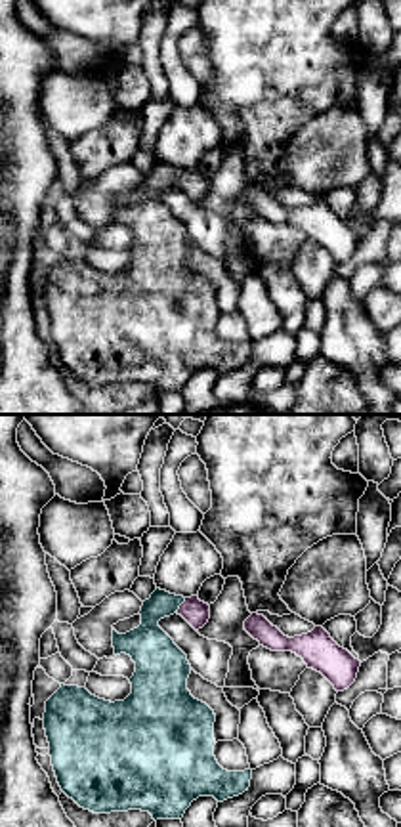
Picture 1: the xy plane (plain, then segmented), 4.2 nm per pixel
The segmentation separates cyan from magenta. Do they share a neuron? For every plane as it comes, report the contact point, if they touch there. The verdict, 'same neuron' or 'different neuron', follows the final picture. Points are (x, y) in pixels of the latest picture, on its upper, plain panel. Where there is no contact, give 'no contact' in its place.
meets cyan at (180, 176)

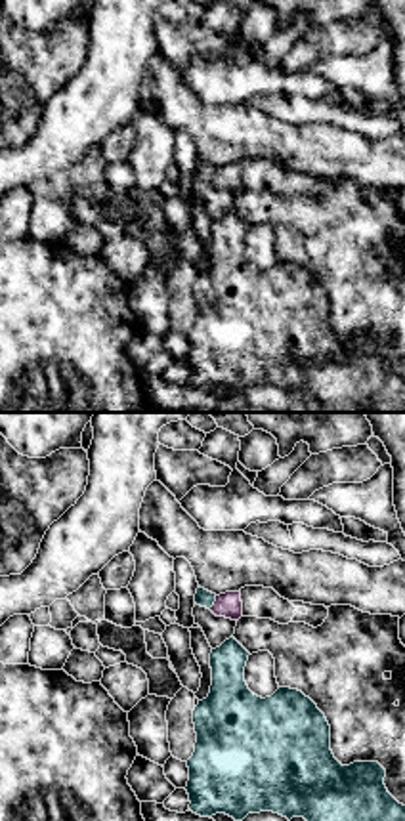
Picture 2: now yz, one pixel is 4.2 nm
meets cyan at (214, 172)

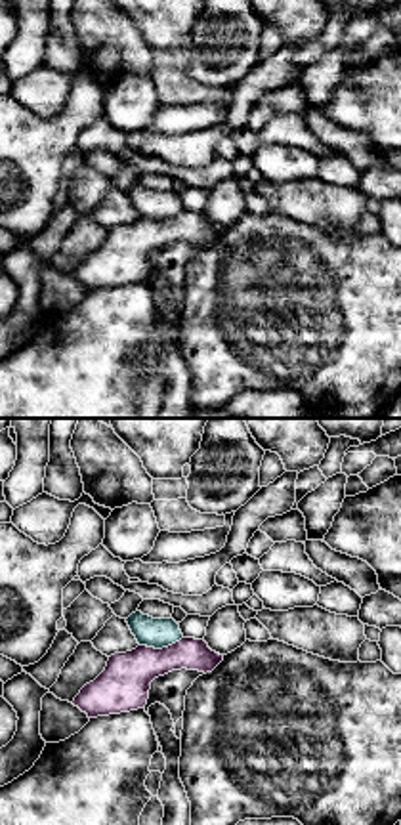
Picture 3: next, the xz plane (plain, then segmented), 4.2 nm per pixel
meets cyan at (161, 220)

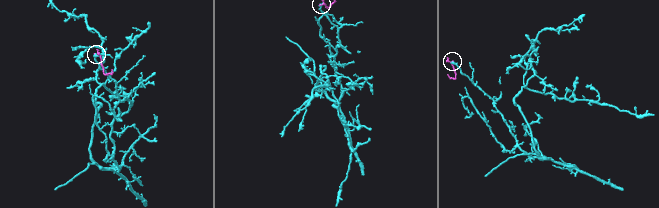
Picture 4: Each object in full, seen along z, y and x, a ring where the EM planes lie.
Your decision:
different neuron

